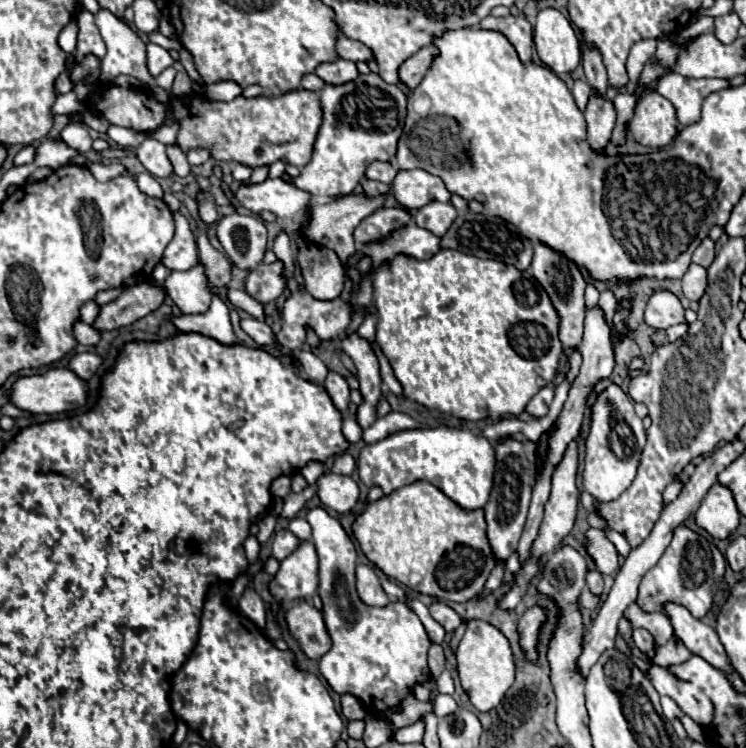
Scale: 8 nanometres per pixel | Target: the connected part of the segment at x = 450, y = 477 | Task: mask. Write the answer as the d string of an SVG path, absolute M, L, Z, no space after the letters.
M410 429L388 435L386 439L366 445L358 457L358 473L364 485L380 485L384 493L392 493L414 481L428 481L450 497L460 509L474 511L488 503L494 485L496 453L488 439L466 429Z

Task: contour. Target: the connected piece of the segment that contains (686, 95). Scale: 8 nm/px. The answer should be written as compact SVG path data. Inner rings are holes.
M674 71L658 81L656 91L674 105L680 125L690 125L700 119L702 101L726 87L730 87L730 79L690 79Z

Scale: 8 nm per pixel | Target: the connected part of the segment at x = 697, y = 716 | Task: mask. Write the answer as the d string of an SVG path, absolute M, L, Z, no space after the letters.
M652 667L650 677L652 677L654 689L660 695L672 697L678 703L678 707L692 721L696 721L700 727L710 725L710 721L714 719L714 705L712 705L710 697L696 683L682 681L682 679L674 677L672 673L668 673L666 669L660 669L660 667Z

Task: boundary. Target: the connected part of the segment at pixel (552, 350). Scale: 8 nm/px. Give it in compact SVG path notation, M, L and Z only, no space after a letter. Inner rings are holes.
M440 249L432 259L418 261L410 259L404 255L396 255L392 263L382 265L374 273L374 305L378 309L378 329L376 329L376 341L382 347L384 355L388 357L396 379L404 387L404 395L428 409L436 409L442 413L450 413L458 419L466 421L480 421L480 419L500 419L504 415L520 415L526 407L526 403L546 385L552 385L558 363L560 363L560 353L562 353L562 343L558 339L558 327L560 327L560 317L558 311L554 309L548 293L536 283L532 273L528 271L518 271L512 265L504 265L500 261L492 259L480 259L474 255L466 255L454 249Z

